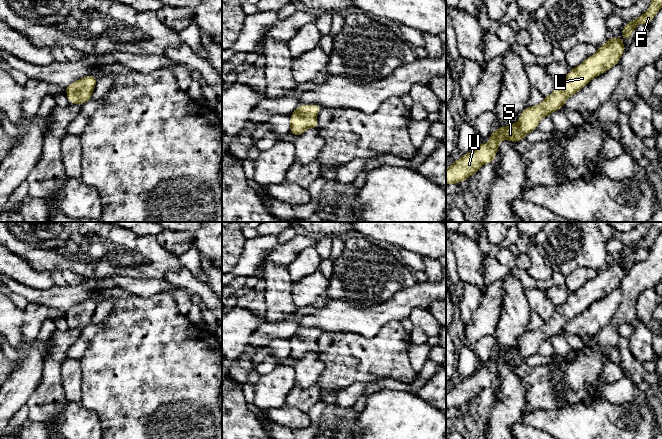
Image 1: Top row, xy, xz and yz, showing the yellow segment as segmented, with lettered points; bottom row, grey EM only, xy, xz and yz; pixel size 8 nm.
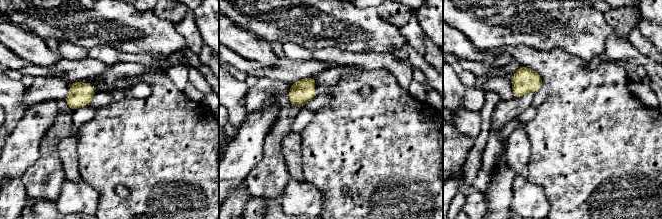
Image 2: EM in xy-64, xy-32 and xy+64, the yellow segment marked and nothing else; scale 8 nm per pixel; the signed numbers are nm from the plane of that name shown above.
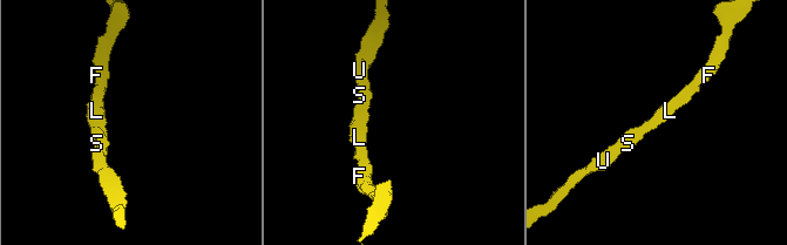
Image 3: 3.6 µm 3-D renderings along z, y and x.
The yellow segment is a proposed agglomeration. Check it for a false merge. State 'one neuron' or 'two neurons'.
one neuron

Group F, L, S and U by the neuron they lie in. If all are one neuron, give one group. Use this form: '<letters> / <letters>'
F L S U

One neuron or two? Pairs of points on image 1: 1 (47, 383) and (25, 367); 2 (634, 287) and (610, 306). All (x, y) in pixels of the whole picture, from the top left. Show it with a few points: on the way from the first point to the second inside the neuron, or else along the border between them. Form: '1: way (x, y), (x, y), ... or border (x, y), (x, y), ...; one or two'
1: border (46, 355), (43, 361), (41, 381), (28, 398); two
2: border (620, 286), (620, 302), (611, 320); two

